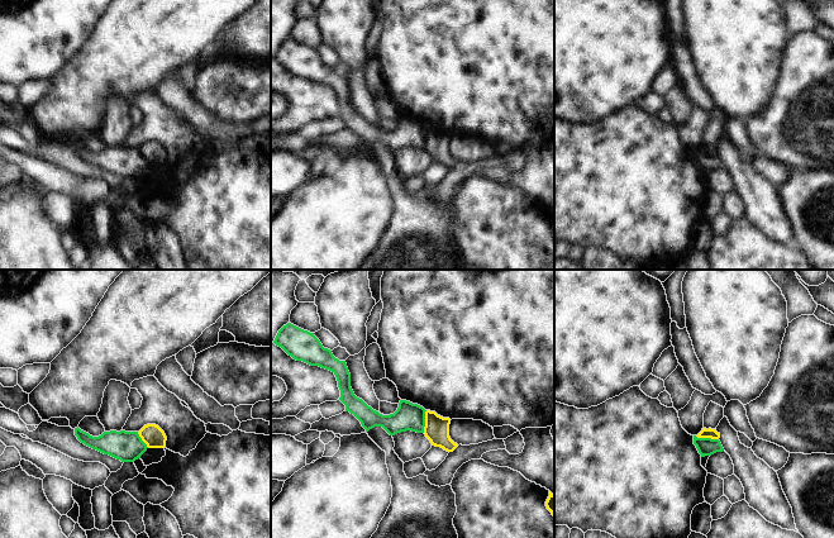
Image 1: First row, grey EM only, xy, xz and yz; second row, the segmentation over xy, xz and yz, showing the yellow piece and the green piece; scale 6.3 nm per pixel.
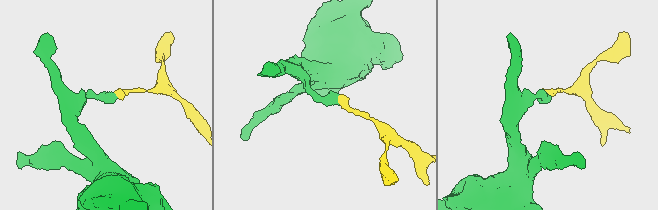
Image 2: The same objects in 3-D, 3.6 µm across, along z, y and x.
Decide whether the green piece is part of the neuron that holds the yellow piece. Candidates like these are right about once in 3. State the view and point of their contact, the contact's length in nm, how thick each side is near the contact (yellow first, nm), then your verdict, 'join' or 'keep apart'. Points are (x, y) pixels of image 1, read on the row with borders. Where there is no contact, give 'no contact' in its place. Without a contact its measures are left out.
contact yz (706, 437); length 150 nm; calibres 60 and 110 nm; keep apart

